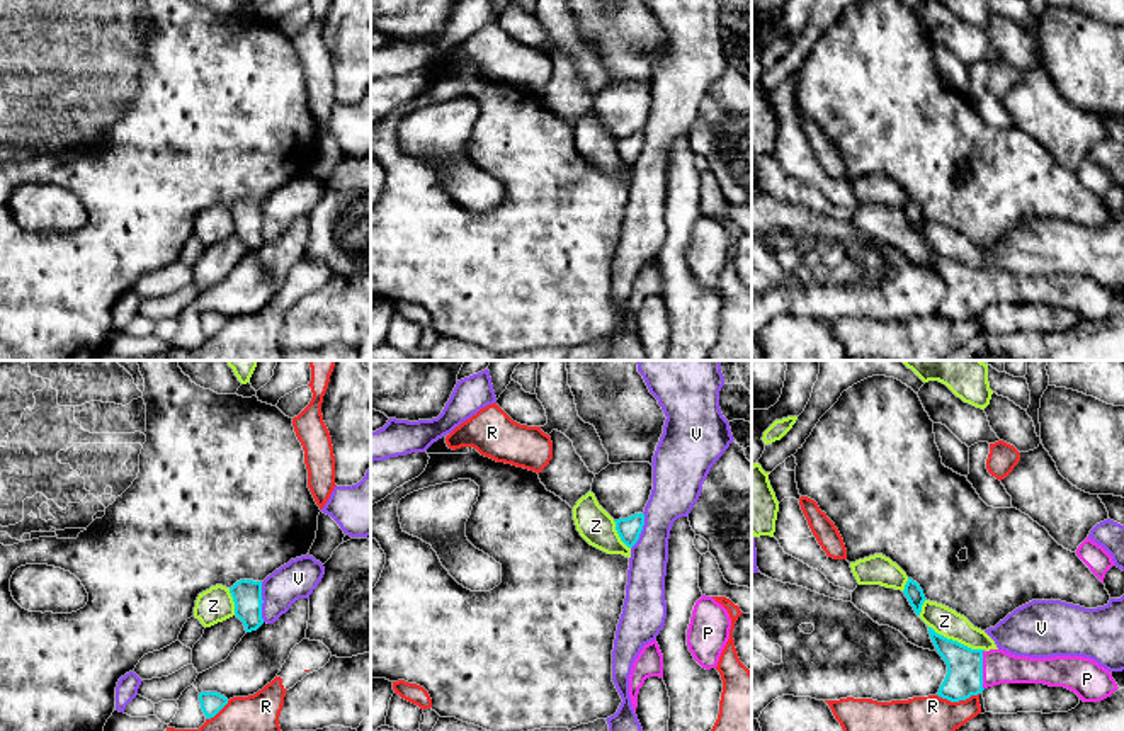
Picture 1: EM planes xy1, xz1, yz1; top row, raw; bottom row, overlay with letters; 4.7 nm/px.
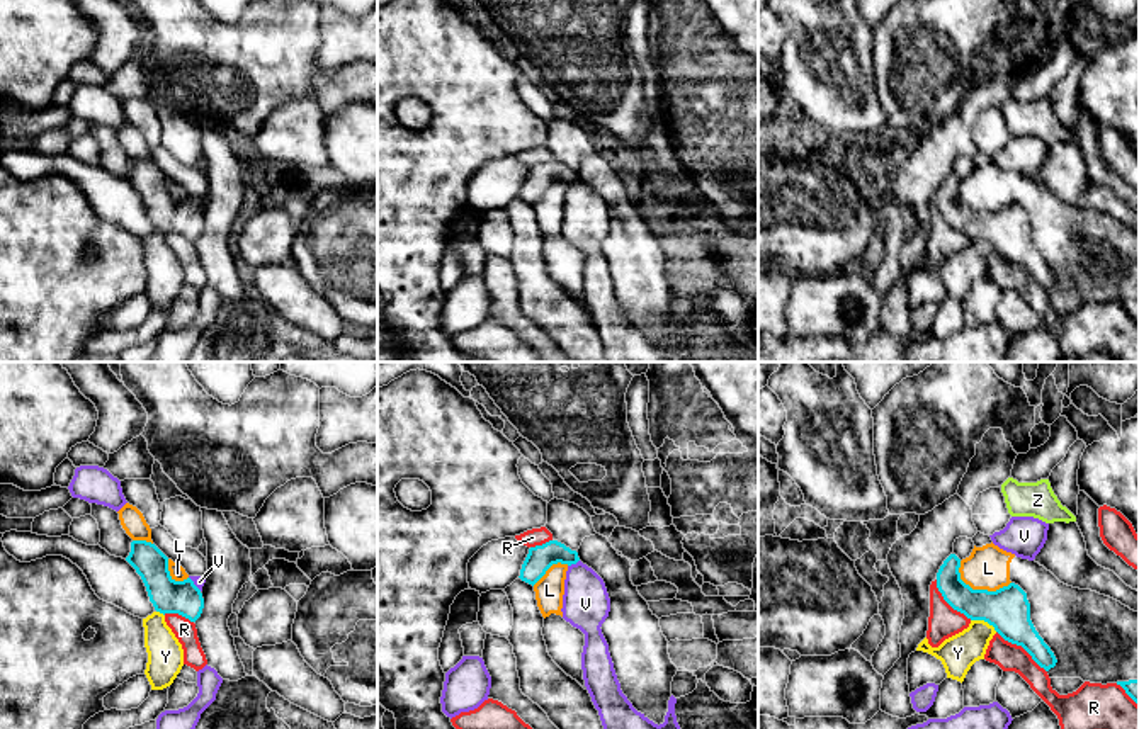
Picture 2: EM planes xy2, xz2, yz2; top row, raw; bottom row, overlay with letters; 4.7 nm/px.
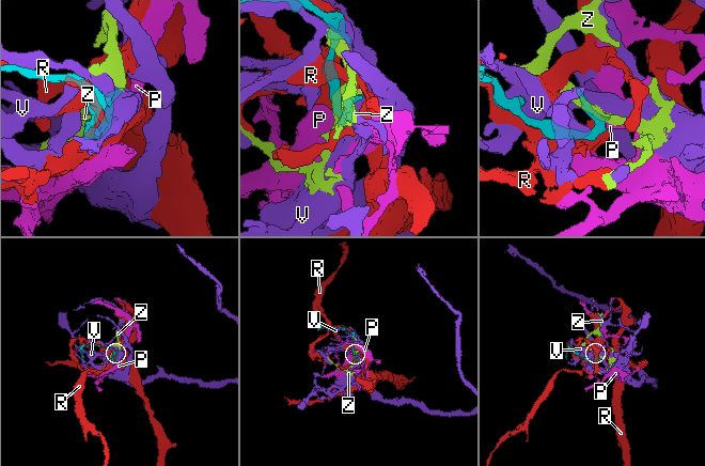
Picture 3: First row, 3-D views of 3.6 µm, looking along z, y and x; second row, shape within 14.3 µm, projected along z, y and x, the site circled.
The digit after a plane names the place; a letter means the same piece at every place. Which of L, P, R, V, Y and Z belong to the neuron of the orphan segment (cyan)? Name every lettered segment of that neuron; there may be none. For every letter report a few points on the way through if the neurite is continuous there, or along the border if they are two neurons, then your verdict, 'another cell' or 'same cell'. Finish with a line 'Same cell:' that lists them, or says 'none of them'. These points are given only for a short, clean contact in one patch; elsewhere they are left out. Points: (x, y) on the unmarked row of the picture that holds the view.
L: another cell
P: across yz1 (965, 286), (968, 289), (982, 289), (999, 286) | same cell
R: another cell
V: another cell
Y: along yz2 (971, 238), (981, 238), (997, 250) | another cell
Z: another cell
Same cell: P

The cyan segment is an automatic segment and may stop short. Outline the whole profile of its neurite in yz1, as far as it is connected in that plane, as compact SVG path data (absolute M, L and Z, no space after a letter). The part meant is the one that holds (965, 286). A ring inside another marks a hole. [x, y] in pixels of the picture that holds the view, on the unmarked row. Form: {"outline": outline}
{"outline": "M928 246L930 258L947 284L937 311L951 321L966 320L1000 303L1044 303L1064 306L1083 321L1100 321L1119 306L1112 292L1083 275L1029 277L1003 269L971 269Z"}

